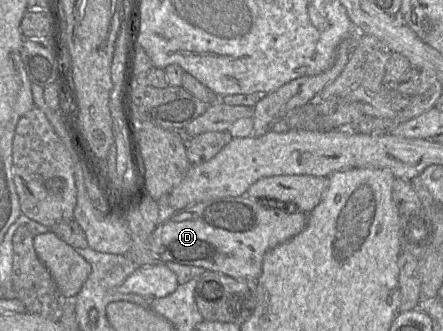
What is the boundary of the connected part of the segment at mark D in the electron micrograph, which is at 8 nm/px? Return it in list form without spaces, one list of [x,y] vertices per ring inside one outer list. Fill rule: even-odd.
[[[245,193],[237,197],[221,197],[197,202],[174,214],[163,215],[163,221],[150,237],[150,249],[154,253],[154,258],[202,267],[237,279],[257,279],[262,271],[265,254],[302,232],[308,217],[308,214],[303,212],[287,212],[283,202],[276,204],[270,200],[265,203],[266,205],[262,205],[256,198],[251,198]]]

